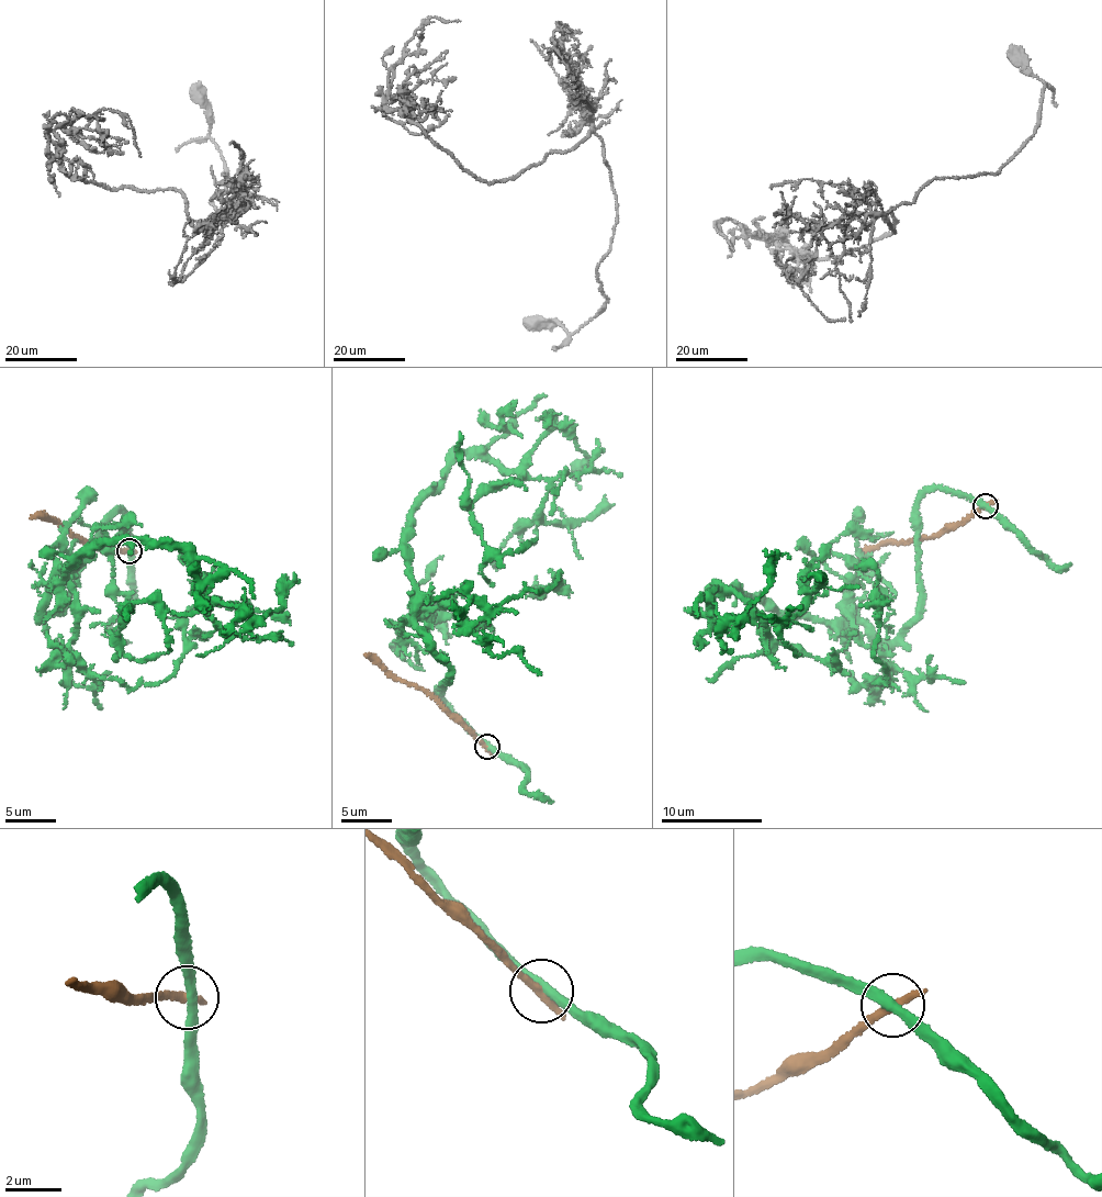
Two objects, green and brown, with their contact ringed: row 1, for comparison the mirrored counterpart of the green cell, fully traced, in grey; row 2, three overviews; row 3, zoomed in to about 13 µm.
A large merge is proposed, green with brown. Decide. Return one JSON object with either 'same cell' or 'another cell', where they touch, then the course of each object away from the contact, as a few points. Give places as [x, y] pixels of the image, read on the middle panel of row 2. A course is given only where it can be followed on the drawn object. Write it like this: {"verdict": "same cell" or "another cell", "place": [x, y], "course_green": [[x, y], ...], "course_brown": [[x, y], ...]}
{"verdict": "another cell", "place": [487, 747], "course_green": [[487, 748], [415, 625], [412, 508], [479, 454], [521, 477], [471, 503], [474, 533], [503, 554], [537, 539]], "course_brown": [[487, 748], [422, 689], [393, 679], [366, 653]]}

